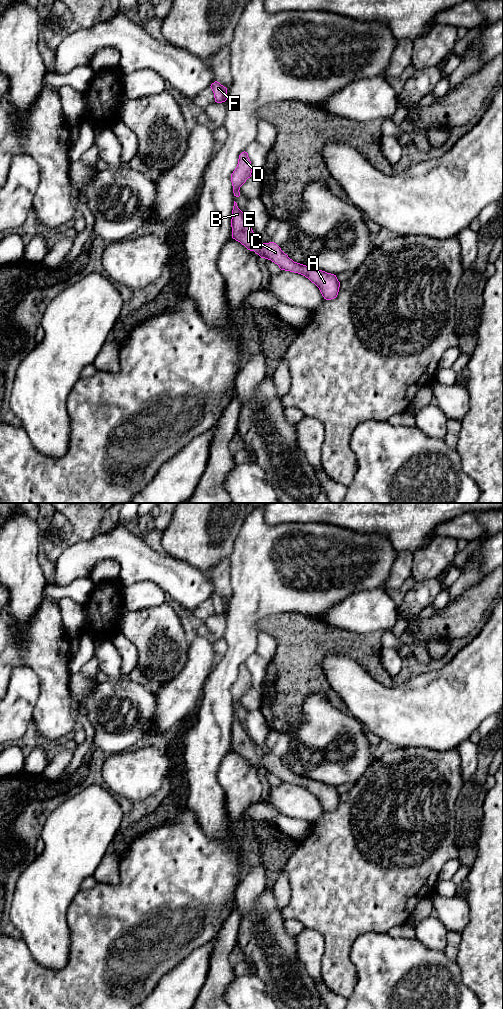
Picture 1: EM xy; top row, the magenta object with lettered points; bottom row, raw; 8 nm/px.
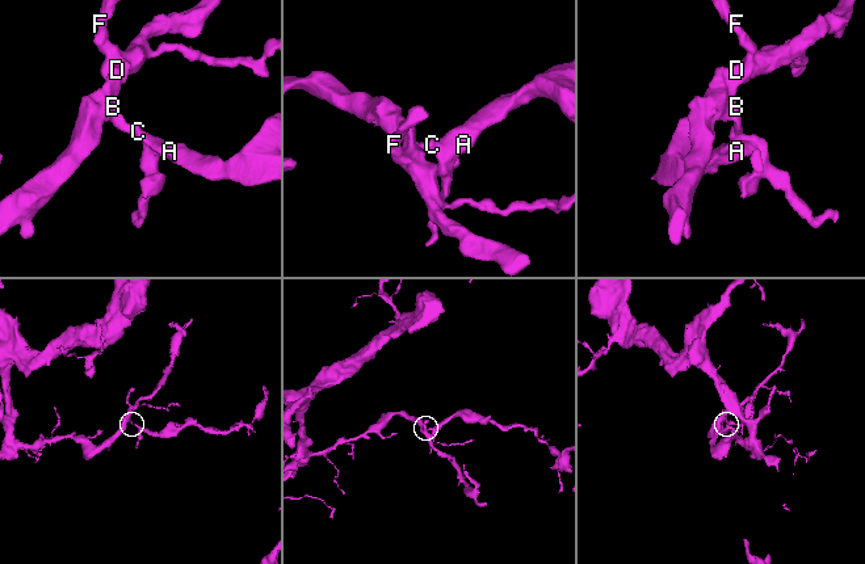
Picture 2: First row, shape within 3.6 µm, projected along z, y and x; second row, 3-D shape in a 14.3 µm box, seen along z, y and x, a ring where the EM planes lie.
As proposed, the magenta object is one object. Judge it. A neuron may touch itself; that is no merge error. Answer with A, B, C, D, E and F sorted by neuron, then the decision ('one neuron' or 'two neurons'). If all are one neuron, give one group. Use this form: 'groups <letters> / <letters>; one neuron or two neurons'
groups A B C D E F; one neuron

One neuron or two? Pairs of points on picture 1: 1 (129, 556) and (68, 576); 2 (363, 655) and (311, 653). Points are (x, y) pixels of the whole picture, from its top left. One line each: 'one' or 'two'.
1: one
2: one

